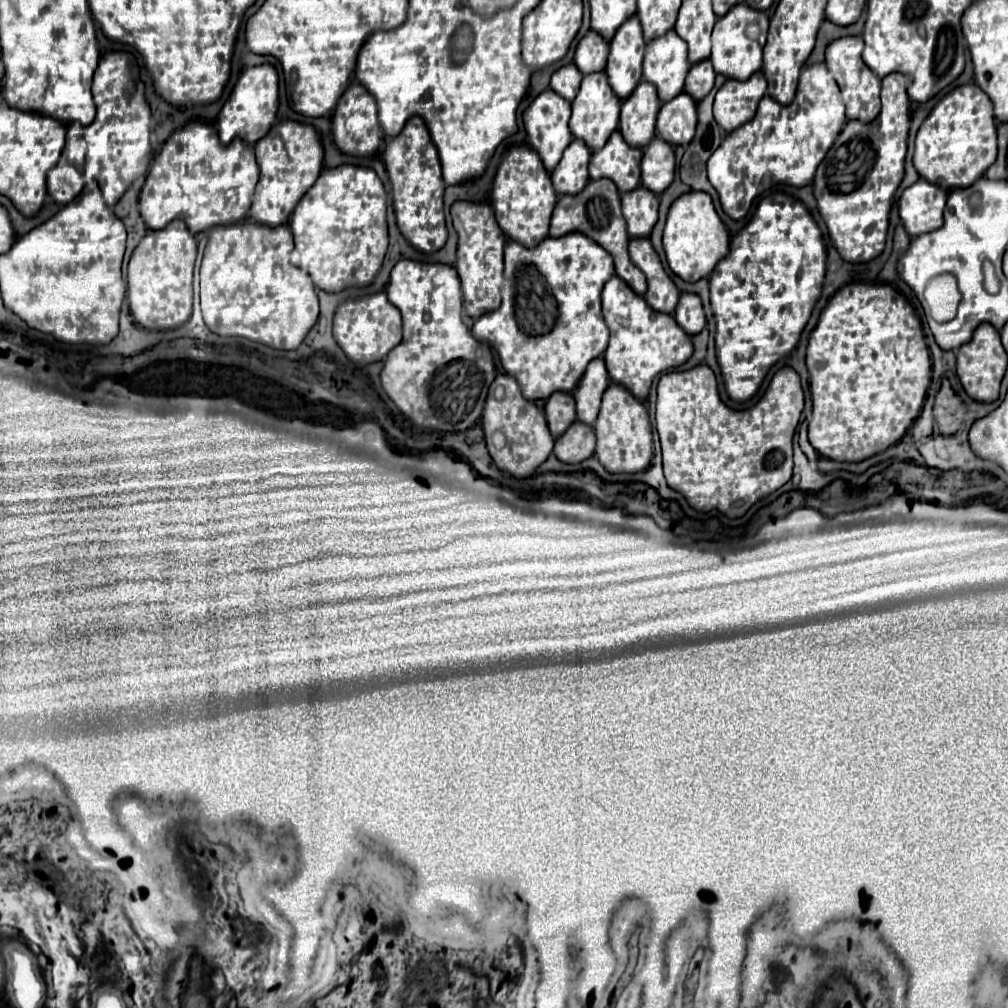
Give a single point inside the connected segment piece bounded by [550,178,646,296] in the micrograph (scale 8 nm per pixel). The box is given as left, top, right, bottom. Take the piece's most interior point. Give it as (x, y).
(595, 212)

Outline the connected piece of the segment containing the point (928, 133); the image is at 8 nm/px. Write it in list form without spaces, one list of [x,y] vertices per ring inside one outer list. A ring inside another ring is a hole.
[[[974,82],[956,86],[934,106],[934,110],[928,114],[928,118],[922,122],[916,134],[914,166],[918,174],[928,182],[938,182],[938,186],[942,186],[944,190],[966,188],[980,176],[984,176],[984,172],[988,170],[988,166],[994,164],[994,160],[996,160],[996,118],[988,94]]]

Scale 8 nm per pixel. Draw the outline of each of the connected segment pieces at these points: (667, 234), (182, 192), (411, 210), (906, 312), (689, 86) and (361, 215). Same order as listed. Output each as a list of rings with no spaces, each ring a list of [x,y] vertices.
[[[688,192],[682,194],[668,212],[666,228],[664,228],[664,252],[670,270],[686,282],[698,282],[700,278],[708,278],[718,260],[728,254],[730,236],[720,216],[716,214],[714,202],[706,192]]]
[[[192,120],[172,132],[154,158],[140,192],[140,214],[152,230],[164,228],[174,218],[184,220],[192,234],[218,224],[234,224],[246,218],[258,181],[259,167],[252,146],[240,138],[222,146],[214,126]]]
[[[412,116],[402,132],[388,140],[384,150],[384,164],[392,184],[394,212],[402,236],[422,252],[440,250],[448,238],[442,210],[442,194],[446,184],[442,180],[436,146],[432,144],[430,132],[420,116]]]
[[[864,282],[848,284],[830,298],[810,334],[806,366],[814,402],[808,438],[818,454],[838,462],[862,462],[896,444],[918,418],[932,374],[921,321],[912,305],[890,284]]]
[[[702,60],[698,64],[694,64],[686,76],[686,84],[684,84],[684,92],[690,94],[694,100],[702,100],[714,86],[714,68],[710,60]]]
[[[342,164],[322,170],[318,182],[302,196],[290,218],[294,250],[290,262],[306,270],[314,284],[326,292],[348,286],[368,286],[378,274],[386,248],[386,190],[370,168]]]

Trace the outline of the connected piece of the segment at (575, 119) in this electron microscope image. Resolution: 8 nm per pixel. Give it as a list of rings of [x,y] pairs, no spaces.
[[[604,72],[586,74],[580,86],[580,92],[572,102],[570,130],[574,138],[584,140],[590,150],[600,150],[610,138],[610,134],[618,128],[618,114],[620,114],[620,98],[612,92],[606,74]]]

